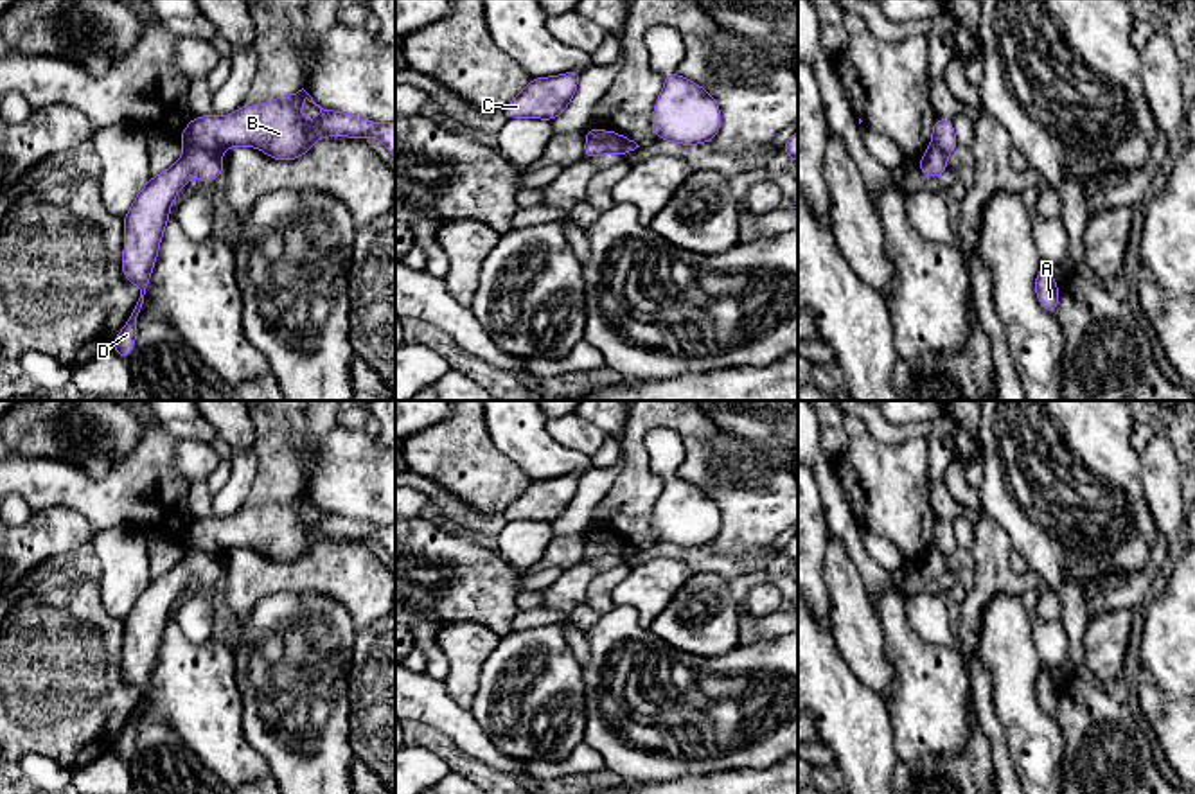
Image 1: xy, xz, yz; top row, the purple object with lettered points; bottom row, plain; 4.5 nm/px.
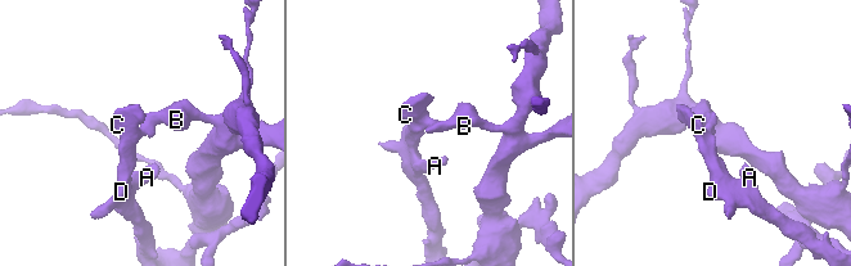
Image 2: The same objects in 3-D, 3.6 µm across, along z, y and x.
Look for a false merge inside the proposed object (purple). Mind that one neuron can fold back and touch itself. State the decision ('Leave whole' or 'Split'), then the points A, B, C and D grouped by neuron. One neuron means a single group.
Split. Groups: A C D / B

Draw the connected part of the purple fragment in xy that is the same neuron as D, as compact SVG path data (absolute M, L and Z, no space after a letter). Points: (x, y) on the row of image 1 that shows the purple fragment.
M185 149L183 156L167 171L153 176L137 194L124 221L122 273L140 289L140 298L117 334L111 350L128 359L138 332L137 316L144 304L149 277L156 262L160 239L171 219L169 208L180 189L199 176L203 183L212 183L225 171L219 153L205 149Z

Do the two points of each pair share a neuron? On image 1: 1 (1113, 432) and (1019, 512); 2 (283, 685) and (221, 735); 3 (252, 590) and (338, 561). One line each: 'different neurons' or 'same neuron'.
1: same neuron
2: different neurons
3: same neuron

